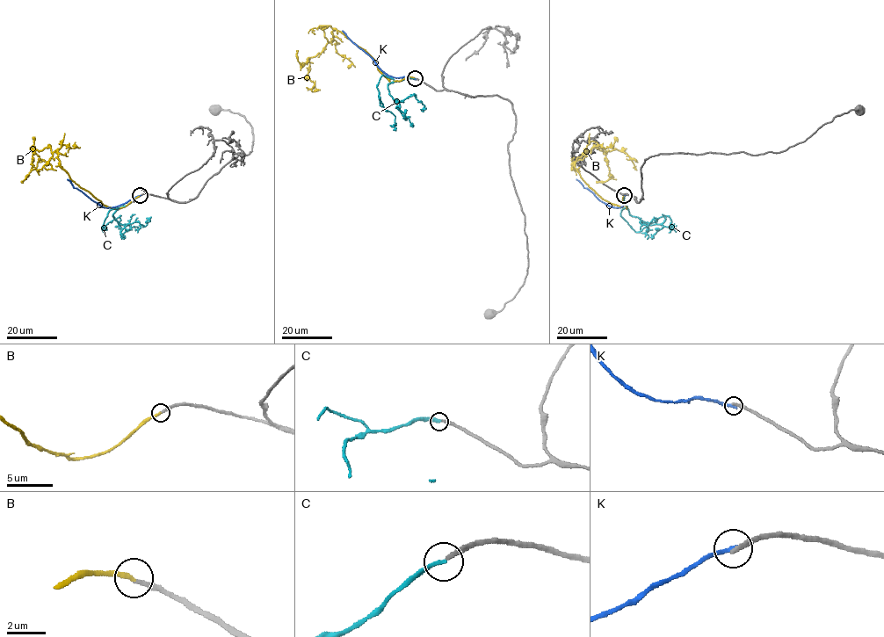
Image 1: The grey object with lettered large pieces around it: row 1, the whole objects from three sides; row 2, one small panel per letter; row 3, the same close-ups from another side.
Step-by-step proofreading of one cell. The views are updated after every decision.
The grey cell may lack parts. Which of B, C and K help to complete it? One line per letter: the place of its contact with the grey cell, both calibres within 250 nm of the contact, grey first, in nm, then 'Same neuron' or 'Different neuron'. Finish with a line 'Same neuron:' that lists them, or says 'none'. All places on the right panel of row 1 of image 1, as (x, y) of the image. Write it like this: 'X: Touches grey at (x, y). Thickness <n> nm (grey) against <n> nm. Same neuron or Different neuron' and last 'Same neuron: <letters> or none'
B: Touches grey at (623, 196). Thickness 200 nm (grey) against 240 nm. Same neuron
C: Touches grey at (624, 196). Thickness 200 nm (grey) against 240 nm. Different neuron
K: Touches grey at (624, 195). Thickness 240 nm (grey) against 240 nm. Different neuron
Same neuron: B

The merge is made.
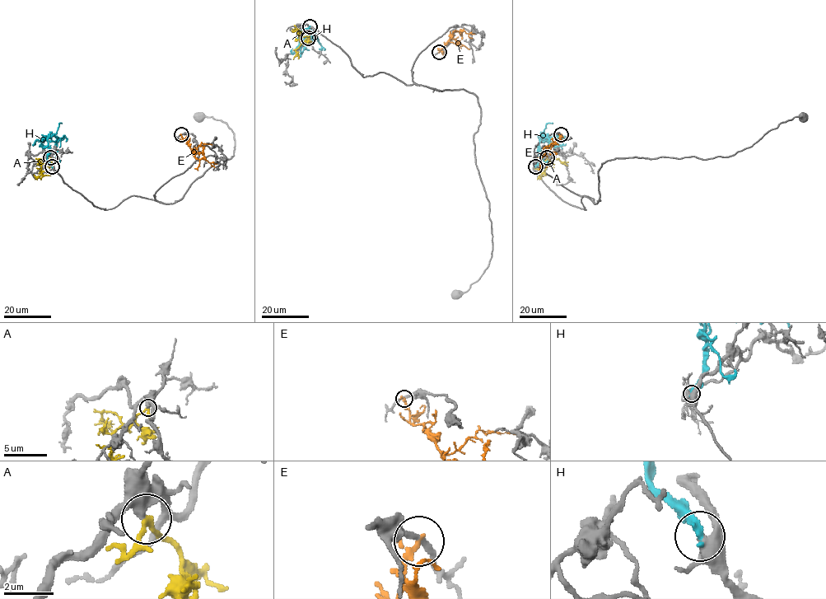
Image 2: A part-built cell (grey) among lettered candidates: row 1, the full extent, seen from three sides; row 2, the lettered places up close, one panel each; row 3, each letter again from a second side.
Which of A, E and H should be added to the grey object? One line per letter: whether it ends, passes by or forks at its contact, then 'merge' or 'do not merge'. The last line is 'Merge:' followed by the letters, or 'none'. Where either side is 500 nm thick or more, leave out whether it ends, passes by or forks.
A: it passes by; do not merge
E: it passes by; do not merge
H: it ends; do not merge
Merge: none

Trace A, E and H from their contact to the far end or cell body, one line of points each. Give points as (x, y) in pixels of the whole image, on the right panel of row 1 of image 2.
A: (547, 158), (551, 162), (537, 179)
E: (561, 134), (559, 141), (540, 158), (547, 166)
H: (535, 166), (540, 138), (553, 137), (562, 142), (562, 145), (557, 143)

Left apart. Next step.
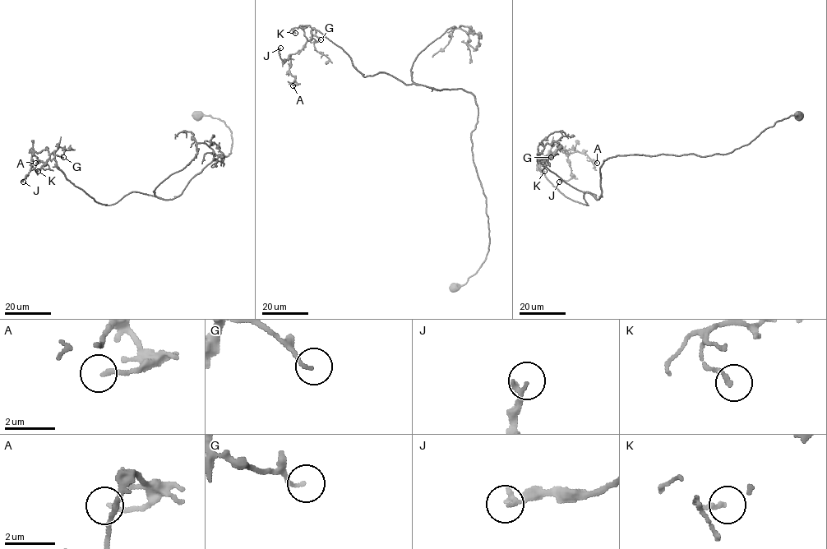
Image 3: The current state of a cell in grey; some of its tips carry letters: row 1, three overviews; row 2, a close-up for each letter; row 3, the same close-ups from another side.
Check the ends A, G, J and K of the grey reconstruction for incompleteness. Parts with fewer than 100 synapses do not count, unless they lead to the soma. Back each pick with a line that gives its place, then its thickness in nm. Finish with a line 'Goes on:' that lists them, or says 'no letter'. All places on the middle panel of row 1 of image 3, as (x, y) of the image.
Goes on: no letter

